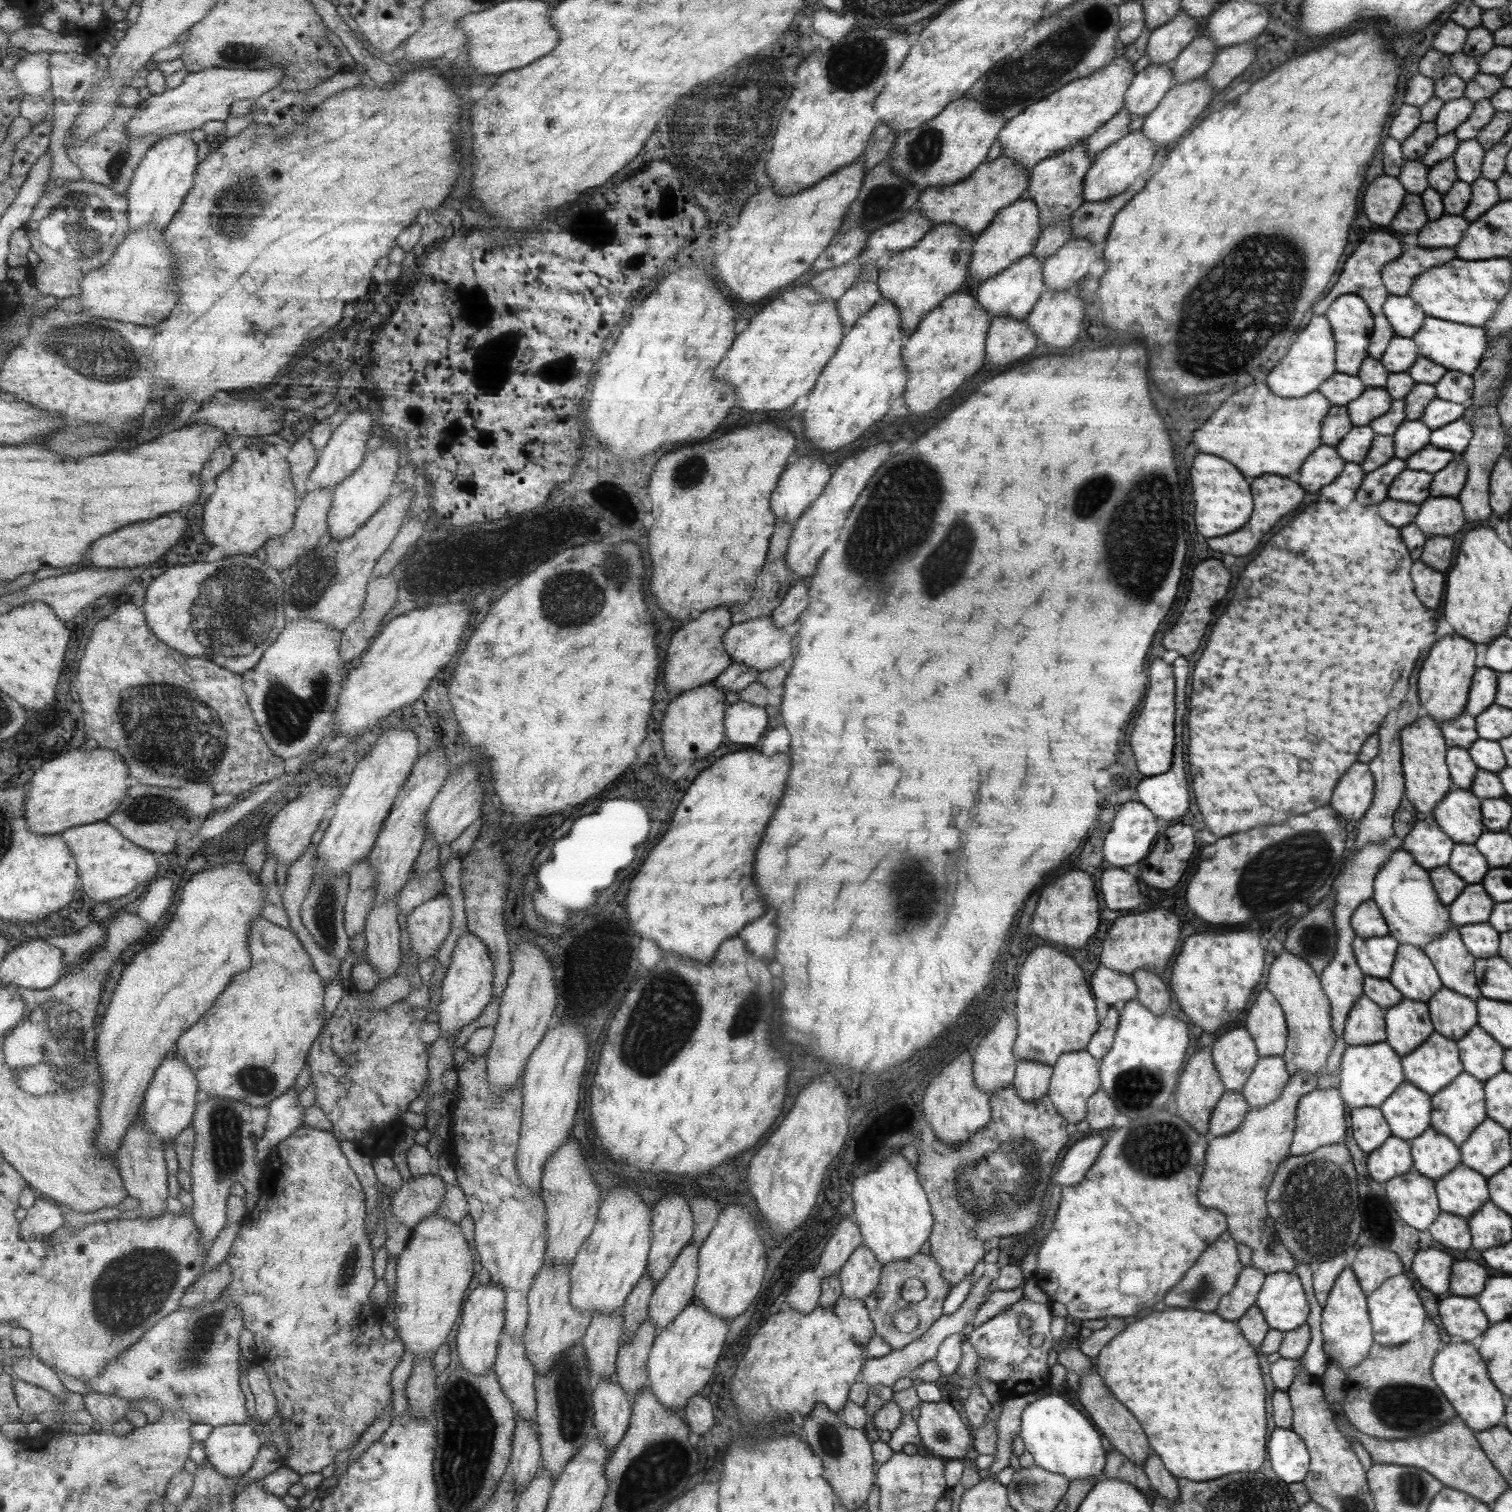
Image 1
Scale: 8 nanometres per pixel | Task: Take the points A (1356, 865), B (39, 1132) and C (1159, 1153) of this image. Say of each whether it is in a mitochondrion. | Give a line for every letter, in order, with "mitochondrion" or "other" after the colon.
A: other
B: other
C: mitochondrion

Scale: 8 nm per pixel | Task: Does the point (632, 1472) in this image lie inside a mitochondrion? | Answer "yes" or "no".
yes

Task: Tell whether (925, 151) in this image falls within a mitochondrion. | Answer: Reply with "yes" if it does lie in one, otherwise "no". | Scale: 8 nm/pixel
yes

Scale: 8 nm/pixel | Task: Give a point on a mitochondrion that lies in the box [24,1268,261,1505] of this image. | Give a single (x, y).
(193, 1353)

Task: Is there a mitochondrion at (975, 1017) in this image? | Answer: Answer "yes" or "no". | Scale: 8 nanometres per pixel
no

